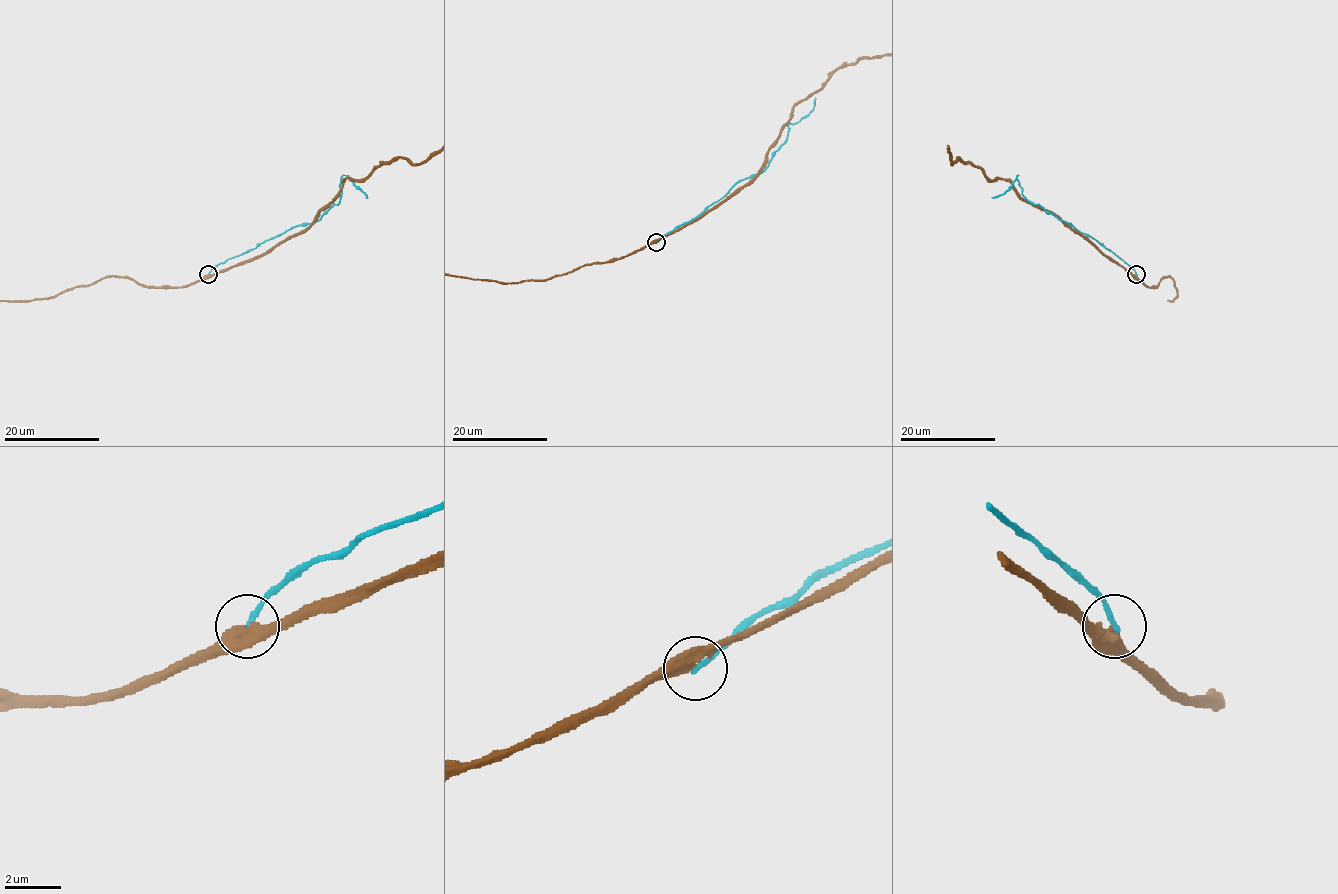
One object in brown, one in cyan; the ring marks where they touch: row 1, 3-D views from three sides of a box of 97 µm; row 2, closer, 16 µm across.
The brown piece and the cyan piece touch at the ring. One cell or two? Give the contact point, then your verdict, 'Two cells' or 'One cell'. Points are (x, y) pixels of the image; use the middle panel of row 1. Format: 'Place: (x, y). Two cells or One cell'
Place: (656, 242). Two cells

